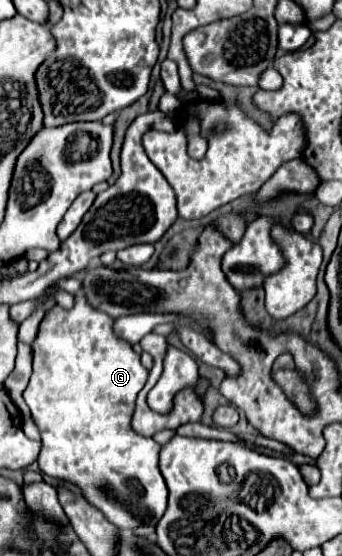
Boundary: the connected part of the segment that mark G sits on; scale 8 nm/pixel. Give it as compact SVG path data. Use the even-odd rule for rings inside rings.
M82 294L72 310L52 308L32 344L34 372L24 400L42 436L40 470L80 486L84 498L112 524L132 530L142 524L156 526L166 512L168 490L158 470L160 444L138 436L130 426L134 400L148 370L132 346L116 338L112 322L114 318L94 310Z

